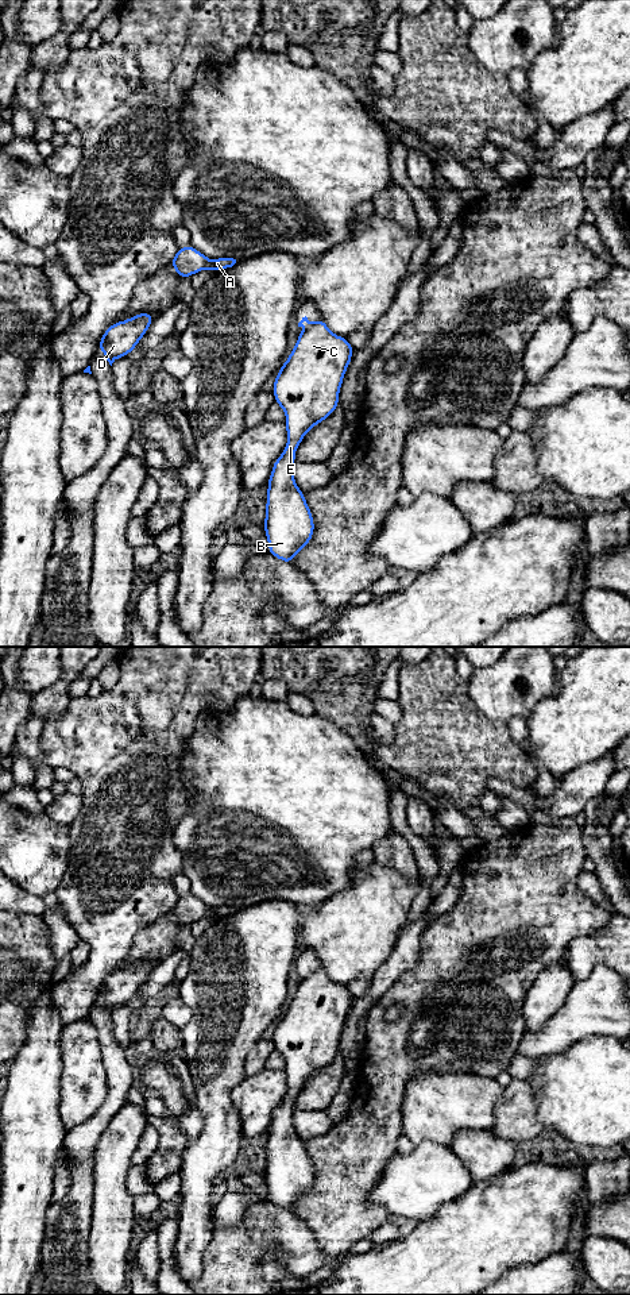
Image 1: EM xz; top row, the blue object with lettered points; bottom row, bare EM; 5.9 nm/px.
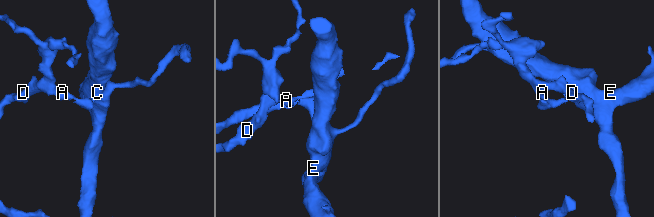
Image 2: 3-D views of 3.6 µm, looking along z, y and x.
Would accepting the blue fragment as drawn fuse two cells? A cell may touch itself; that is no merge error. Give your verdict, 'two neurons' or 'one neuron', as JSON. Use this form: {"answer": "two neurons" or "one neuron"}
{"answer": "two neurons"}

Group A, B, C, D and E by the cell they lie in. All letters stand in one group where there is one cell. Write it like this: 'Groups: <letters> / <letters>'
Groups: A D / B C E

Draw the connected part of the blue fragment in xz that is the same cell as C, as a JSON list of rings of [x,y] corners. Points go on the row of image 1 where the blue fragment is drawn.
[[[320,317],[314,324],[301,331],[289,359],[282,363],[275,375],[273,394],[275,402],[286,413],[287,444],[285,451],[273,463],[273,471],[267,482],[267,501],[264,532],[268,541],[268,554],[291,564],[294,556],[305,548],[314,533],[313,514],[294,479],[293,466],[295,450],[304,436],[318,423],[328,419],[339,402],[339,393],[345,370],[351,363],[353,347],[348,339],[335,335]]]

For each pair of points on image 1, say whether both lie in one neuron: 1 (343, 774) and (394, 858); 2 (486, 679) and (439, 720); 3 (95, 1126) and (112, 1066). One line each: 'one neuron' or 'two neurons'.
1: two neurons
2: two neurons
3: one neuron

